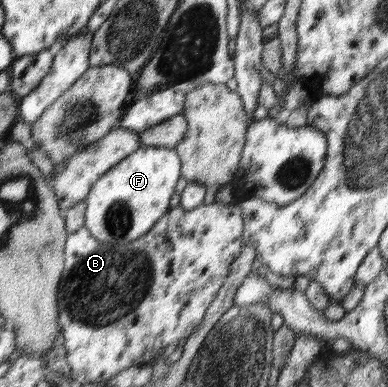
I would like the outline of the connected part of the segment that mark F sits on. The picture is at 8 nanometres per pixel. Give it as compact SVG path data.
M140 147L129 157L122 159L100 177L90 194L86 197L85 225L92 237L101 242L112 243L115 247L137 240L150 229L169 210L170 200L175 194L175 187L181 178L181 161L173 148Z

